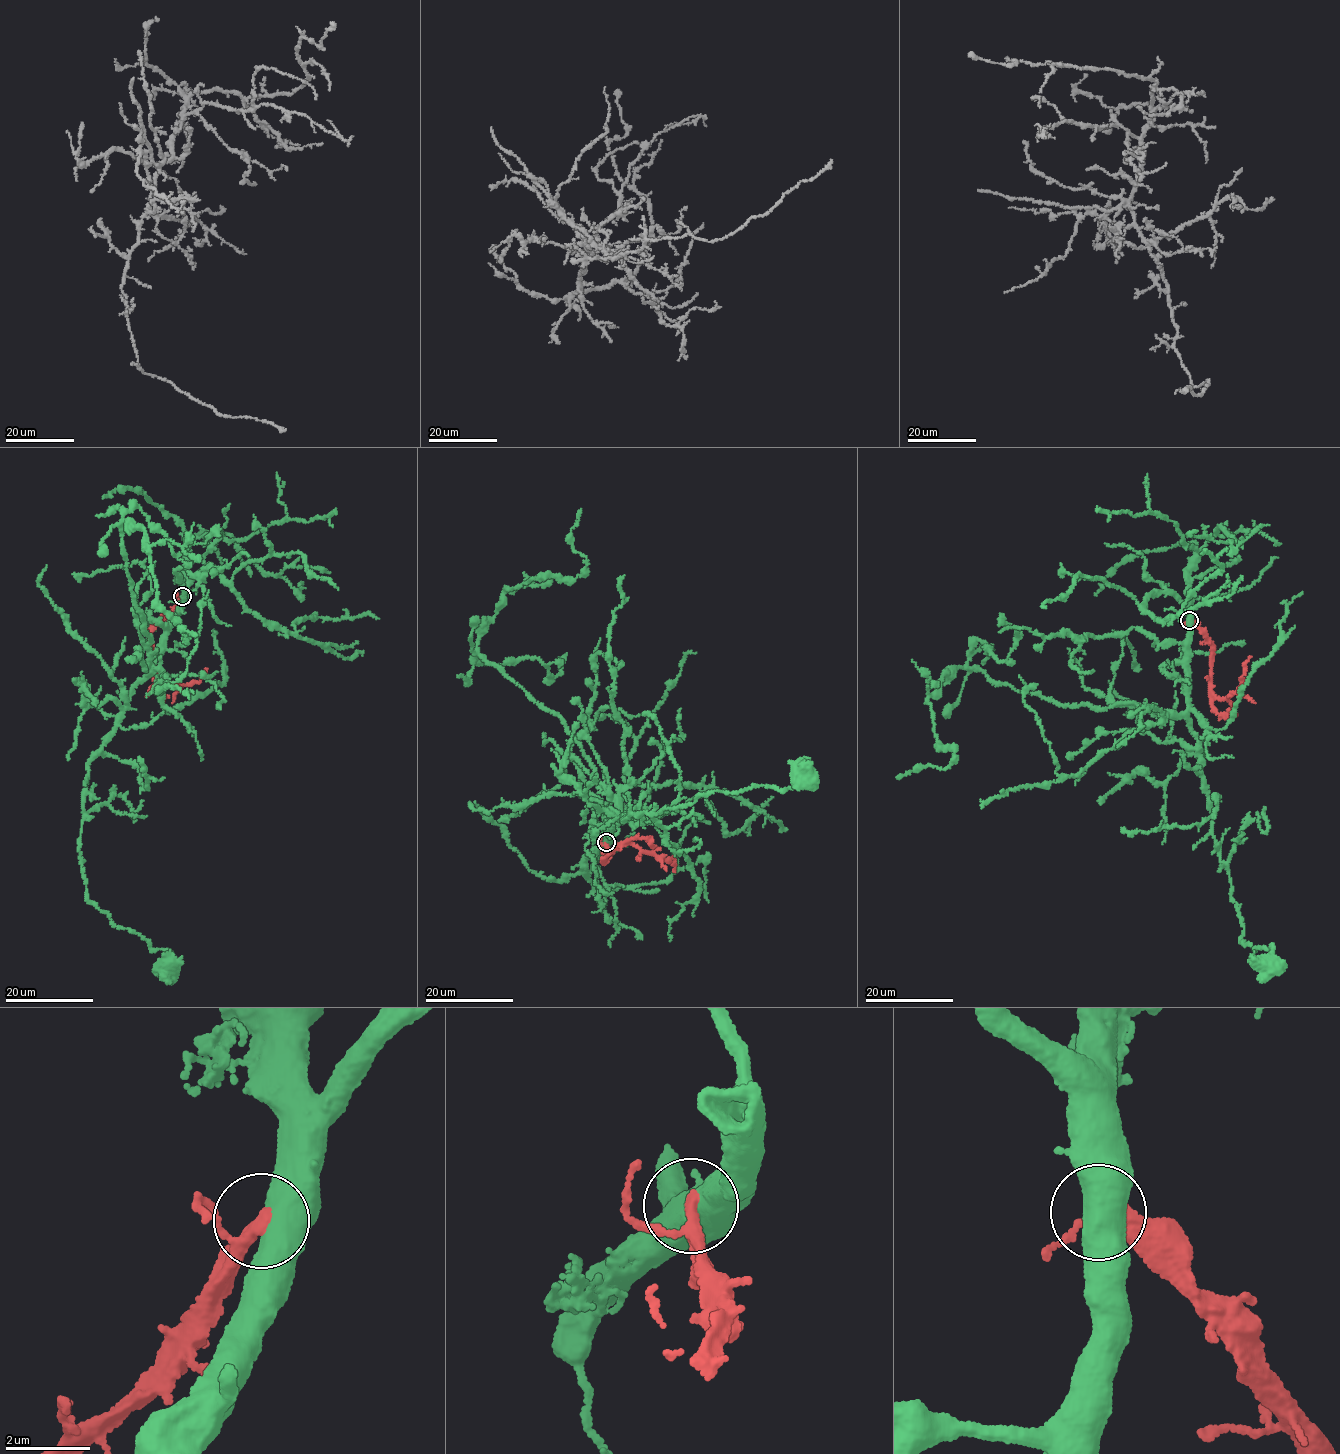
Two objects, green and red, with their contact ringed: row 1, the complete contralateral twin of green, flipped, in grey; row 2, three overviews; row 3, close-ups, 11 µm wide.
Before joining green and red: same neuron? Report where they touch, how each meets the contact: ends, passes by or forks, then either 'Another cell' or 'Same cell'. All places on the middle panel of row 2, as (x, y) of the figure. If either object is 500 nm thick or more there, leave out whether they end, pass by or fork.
Place: (606, 842). Another cell

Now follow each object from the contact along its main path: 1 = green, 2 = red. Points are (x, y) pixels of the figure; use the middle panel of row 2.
1: (606, 842), (622, 816), (618, 822), (716, 791), (794, 788), (806, 778)
2: (605, 842), (609, 855), (605, 860), (620, 845), (631, 843), (648, 853), (674, 860), (674, 871)

